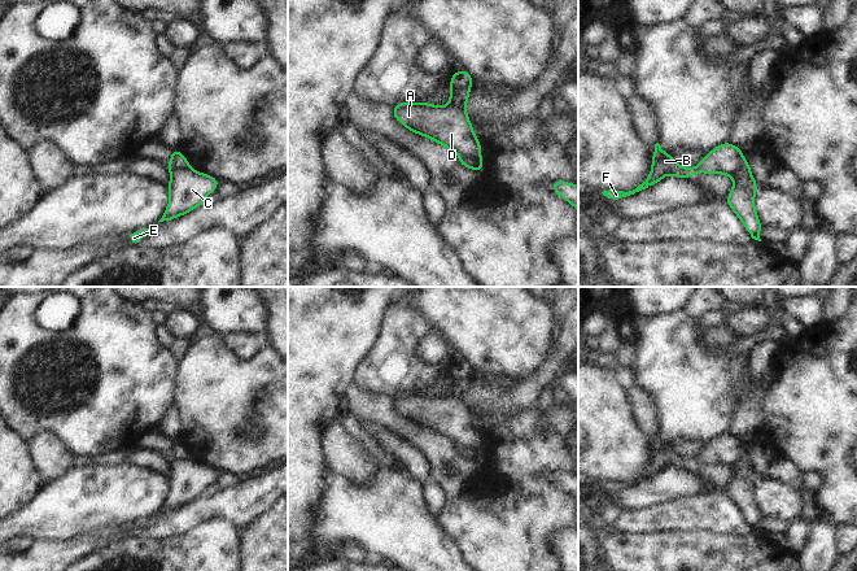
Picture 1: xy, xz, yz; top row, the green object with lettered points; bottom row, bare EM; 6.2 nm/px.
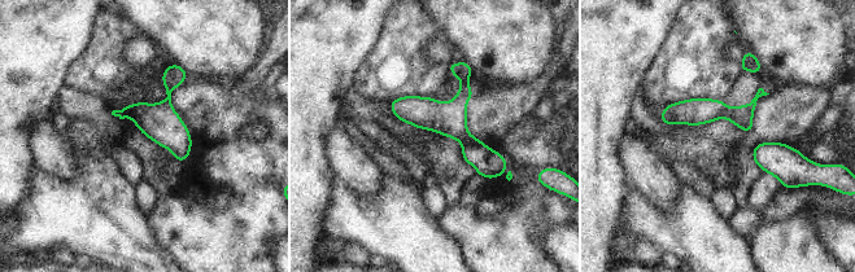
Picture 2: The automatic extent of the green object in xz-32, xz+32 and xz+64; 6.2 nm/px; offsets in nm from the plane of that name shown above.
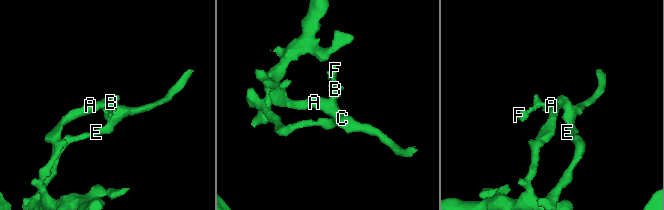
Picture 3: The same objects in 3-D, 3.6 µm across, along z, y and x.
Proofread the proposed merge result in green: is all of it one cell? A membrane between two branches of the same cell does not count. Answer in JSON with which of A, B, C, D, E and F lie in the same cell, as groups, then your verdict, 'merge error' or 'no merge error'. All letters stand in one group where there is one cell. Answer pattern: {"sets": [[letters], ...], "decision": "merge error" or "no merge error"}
{"sets": [["A", "B", "D", "F"], ["C", "E"]], "decision": "merge error"}

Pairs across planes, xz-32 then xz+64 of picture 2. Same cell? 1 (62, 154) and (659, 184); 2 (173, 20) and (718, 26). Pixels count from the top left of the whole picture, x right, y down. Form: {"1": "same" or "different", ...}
{"1": "same", "2": "different"}

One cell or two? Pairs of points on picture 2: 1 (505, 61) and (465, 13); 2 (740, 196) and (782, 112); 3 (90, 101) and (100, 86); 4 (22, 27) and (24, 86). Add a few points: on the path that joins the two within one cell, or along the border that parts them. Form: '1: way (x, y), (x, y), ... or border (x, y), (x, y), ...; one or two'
1: way (501, 49), (476, 25); one
2: way (742, 175), (742, 150), (762, 132); one
3: border (65, 86), (99, 95), (103, 99); two
4: way (22, 42), (22, 71); one

